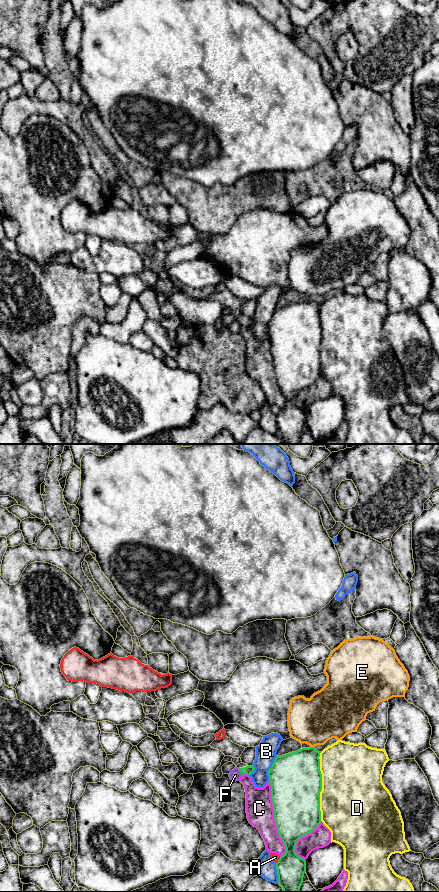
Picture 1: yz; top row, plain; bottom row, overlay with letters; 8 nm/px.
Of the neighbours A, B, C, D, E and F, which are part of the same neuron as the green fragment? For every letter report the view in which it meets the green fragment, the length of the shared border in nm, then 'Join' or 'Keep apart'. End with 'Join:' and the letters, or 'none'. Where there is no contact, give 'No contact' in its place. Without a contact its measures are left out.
A: Touches green in yz. Shared border 70 nm. Keep apart
B: Touches green in yz. Shared border 220 nm. Keep apart
C: Touches green in yz. Shared border 650 nm. Keep apart
D: Touches green in yz. Shared border 550 nm. Keep apart
E: Touches green in yz. Shared border 30 nm. Keep apart
F: Touches green in yz. Shared border 60 nm. Keep apart
Join: none

